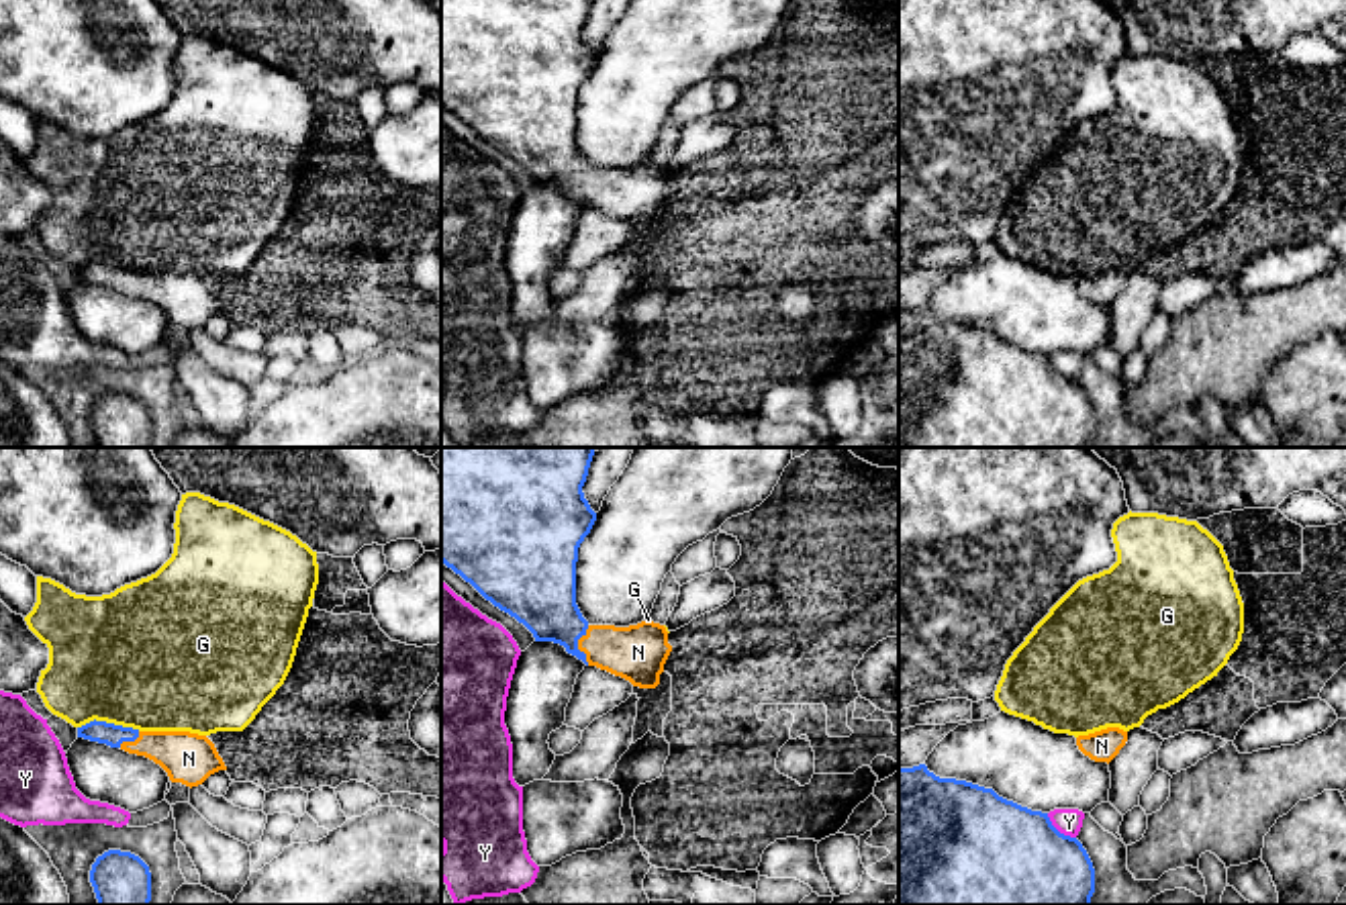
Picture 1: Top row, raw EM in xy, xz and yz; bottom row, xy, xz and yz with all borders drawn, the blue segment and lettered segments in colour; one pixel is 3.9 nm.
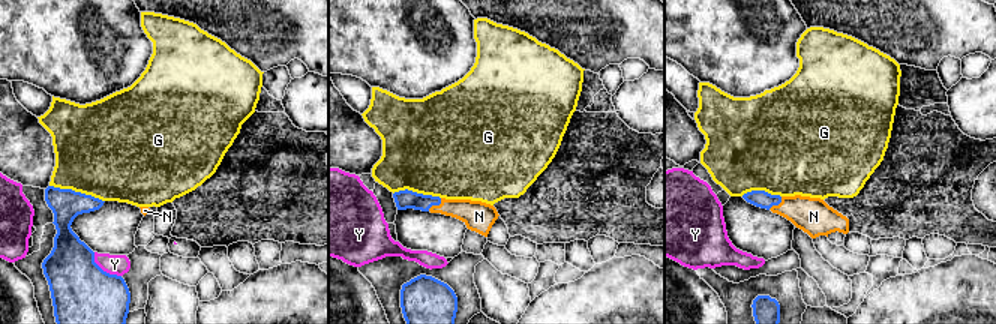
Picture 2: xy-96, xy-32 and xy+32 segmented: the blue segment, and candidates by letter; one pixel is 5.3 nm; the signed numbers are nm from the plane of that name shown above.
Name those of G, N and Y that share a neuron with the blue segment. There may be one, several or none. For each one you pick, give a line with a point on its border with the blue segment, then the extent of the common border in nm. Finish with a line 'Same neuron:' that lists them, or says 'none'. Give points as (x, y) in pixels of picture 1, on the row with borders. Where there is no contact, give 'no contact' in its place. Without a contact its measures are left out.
N: xz (577, 646) | 160 nm
Same neuron: N

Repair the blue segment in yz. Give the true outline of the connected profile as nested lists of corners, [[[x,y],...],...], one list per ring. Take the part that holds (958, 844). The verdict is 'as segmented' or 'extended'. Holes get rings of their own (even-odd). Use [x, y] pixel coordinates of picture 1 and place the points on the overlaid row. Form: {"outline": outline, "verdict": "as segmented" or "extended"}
{"outline": [[[925,764],[899,768],[899,905],[1091,905],[1095,893],[1093,862],[1076,838],[1060,833],[1048,813],[1031,811],[966,780],[940,778]]], "verdict": "as segmented"}

